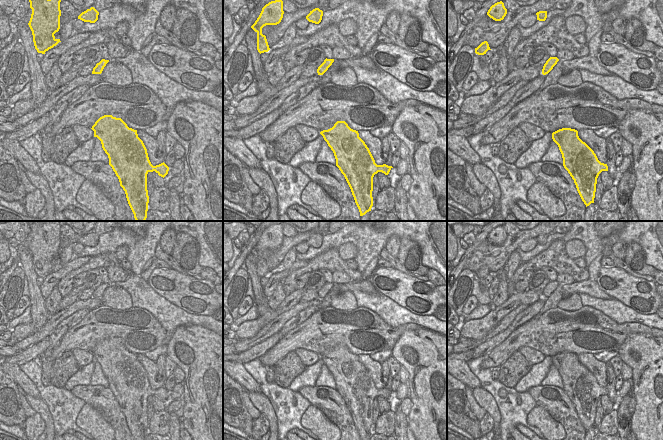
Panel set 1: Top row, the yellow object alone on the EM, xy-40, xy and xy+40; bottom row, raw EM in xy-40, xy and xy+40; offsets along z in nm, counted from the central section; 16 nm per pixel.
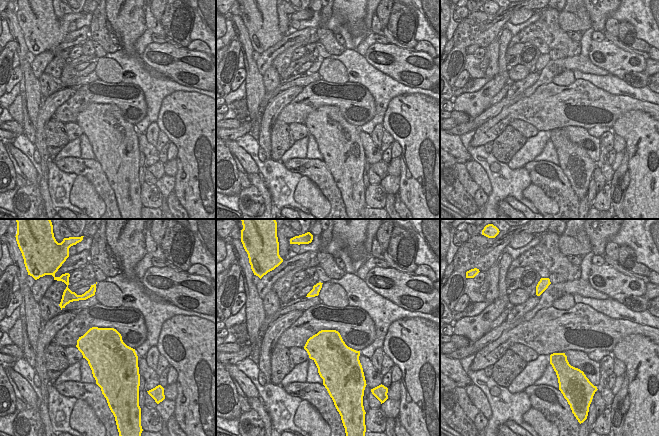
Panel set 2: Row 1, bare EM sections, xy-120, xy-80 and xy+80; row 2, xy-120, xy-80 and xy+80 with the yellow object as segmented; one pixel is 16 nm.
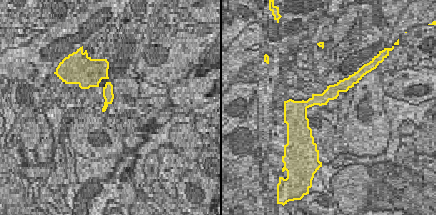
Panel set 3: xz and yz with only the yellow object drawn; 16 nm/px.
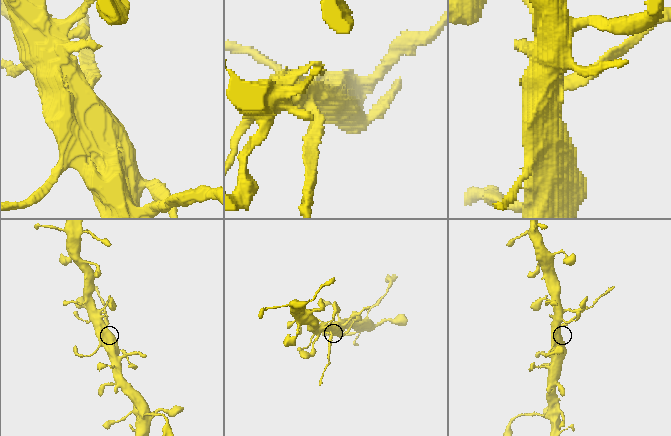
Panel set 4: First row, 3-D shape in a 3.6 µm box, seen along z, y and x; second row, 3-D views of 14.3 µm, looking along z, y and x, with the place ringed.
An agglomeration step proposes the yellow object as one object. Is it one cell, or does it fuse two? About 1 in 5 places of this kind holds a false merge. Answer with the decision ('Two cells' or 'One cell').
Two cells.

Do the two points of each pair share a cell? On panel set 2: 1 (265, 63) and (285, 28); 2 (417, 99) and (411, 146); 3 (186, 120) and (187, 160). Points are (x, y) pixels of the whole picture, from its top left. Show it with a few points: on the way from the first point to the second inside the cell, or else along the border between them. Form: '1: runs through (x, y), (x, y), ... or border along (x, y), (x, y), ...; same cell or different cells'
1: border along (291, 31), (283, 36); different cells
2: runs through (415, 111), (415, 134); same cell
3: runs through (187, 130), (187, 150); same cell

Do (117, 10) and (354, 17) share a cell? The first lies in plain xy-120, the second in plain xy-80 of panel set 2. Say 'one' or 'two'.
one

